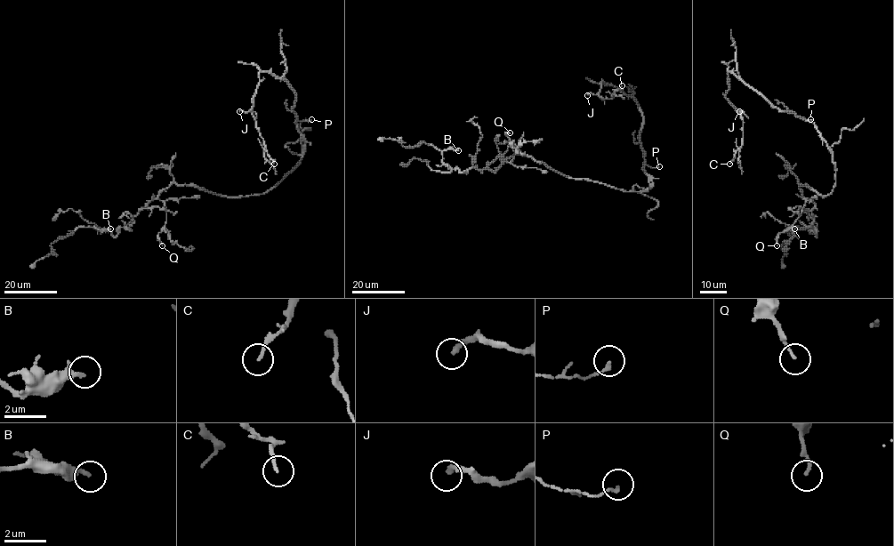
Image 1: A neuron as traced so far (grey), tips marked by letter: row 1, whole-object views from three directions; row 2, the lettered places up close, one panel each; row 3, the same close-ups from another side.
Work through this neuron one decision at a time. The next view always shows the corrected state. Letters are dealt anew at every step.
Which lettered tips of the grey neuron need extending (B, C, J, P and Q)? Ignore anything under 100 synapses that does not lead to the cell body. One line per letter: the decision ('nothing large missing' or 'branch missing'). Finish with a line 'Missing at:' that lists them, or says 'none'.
B: nothing large missing
C: nothing large missing
J: nothing large missing
P: nothing large missing
Q: nothing large missing
Missing at: none

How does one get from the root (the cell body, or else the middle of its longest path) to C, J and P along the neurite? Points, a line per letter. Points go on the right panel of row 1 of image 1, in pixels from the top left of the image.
C: (833, 190), (835, 164), (816, 126), (775, 108), (729, 71), (725, 98), (743, 120), (742, 144), (729, 164)
J: (833, 190), (835, 164), (816, 126), (793, 113), (775, 108), (729, 71), (725, 98), (739, 111)
P: (833, 190), (835, 164), (826, 141), (809, 121), (812, 121), (810, 119)

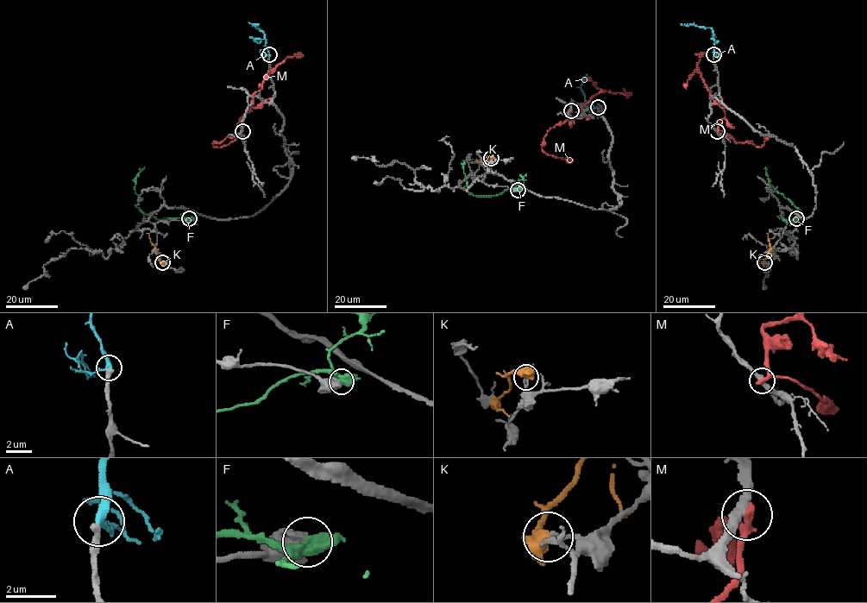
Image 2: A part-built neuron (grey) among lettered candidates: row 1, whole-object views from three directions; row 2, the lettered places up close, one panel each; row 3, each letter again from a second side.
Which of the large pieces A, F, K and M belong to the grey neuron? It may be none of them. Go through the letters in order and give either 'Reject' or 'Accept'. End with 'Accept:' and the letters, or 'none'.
A: Accept
F: Reject
K: Reject
M: Reject
Accept: A

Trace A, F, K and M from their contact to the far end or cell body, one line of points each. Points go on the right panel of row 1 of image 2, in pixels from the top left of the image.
A: (713, 54), (713, 34), (710, 28), (681, 24)
F: (796, 218), (802, 219), (800, 210), (771, 185), (765, 167)
K: (764, 262), (771, 248), (768, 233)
M: (717, 131), (718, 120), (724, 117), (725, 111), (706, 88), (697, 67), (700, 55)

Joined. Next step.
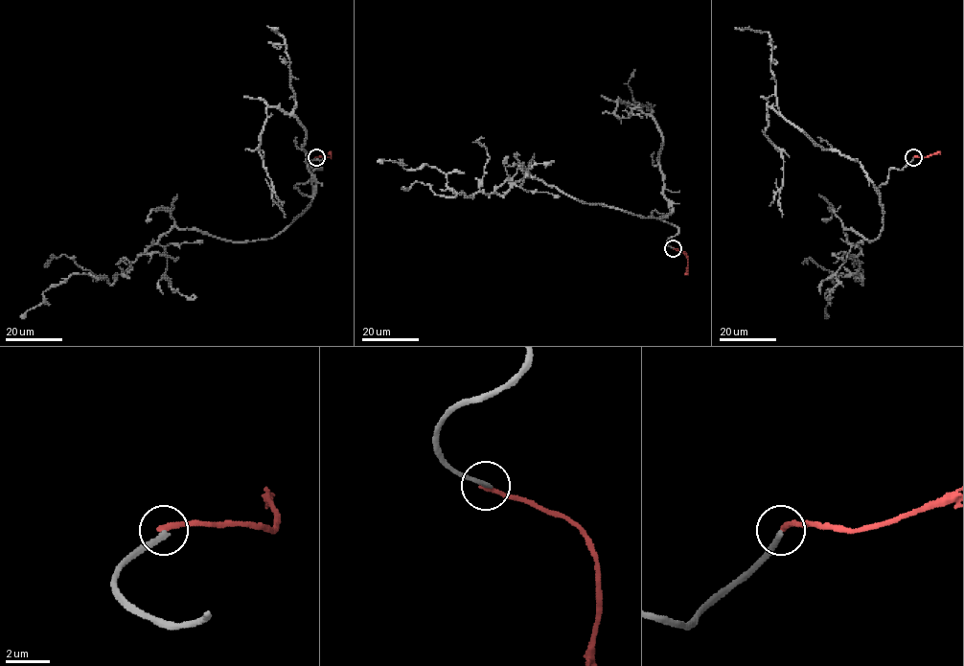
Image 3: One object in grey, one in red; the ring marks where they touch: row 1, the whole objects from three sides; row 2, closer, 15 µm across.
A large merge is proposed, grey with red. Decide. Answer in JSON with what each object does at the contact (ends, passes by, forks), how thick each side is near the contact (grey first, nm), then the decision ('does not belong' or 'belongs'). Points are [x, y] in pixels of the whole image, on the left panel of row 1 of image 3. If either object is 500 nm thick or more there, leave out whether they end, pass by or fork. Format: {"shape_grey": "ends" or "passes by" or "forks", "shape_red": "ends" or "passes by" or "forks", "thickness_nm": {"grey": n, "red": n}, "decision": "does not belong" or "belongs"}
{"shape_grey": "ends", "shape_red": "ends", "thickness_nm": {"grey": 240, "red": 220}, "decision": "does not belong"}

